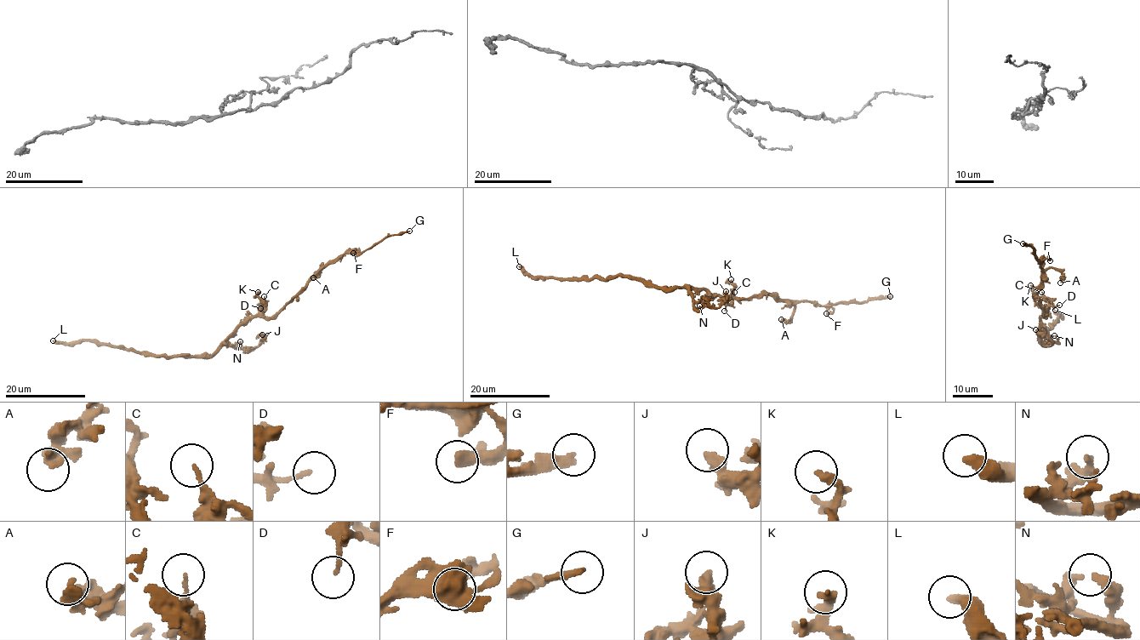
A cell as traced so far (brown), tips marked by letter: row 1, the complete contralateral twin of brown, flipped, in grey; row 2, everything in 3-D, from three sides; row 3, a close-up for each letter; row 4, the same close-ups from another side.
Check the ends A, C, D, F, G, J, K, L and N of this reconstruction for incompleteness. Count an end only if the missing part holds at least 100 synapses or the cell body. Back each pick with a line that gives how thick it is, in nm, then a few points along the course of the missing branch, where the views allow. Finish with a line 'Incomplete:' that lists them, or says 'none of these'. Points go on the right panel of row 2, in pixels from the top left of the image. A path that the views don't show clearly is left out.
G: 300 nm thick; missing branch runs (1023, 243), (991, 240), (992, 236), (988, 237), (982, 261), (983, 267), (978, 280)
Incomplete: G

